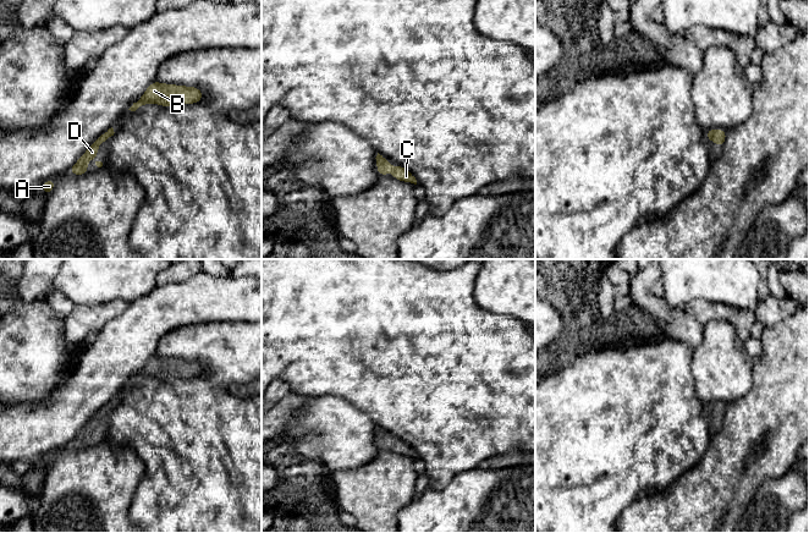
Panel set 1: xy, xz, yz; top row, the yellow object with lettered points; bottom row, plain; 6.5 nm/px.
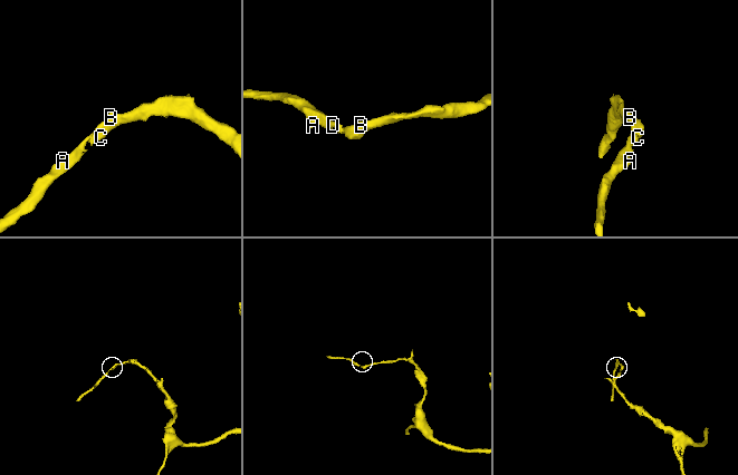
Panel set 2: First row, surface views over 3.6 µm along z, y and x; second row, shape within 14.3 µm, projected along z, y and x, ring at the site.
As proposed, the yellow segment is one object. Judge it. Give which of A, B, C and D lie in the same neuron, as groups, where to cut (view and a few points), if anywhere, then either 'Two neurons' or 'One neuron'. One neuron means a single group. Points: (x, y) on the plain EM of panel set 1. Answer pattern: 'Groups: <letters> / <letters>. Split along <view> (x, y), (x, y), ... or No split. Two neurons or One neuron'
Groups: A B C D. No split. One neuron

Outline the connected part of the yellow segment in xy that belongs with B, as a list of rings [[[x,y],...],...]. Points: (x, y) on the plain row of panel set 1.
[[[154,355],[145,364],[143,370],[138,373],[128,383],[136,385],[147,377],[156,377],[161,380],[171,380],[174,378],[193,378],[203,373],[199,362],[183,361],[175,358],[164,358]]]

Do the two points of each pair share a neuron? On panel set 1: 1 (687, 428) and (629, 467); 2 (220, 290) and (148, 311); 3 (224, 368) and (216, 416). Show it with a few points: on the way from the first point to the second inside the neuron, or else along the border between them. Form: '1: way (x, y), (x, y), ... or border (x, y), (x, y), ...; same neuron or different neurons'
1: way (672, 428), (669, 428), (644, 452); same neuron
2: way (202, 298), (179, 303), (172, 309), (166, 309); same neuron
3: border (201, 374), (213, 384), (229, 389); different neurons

